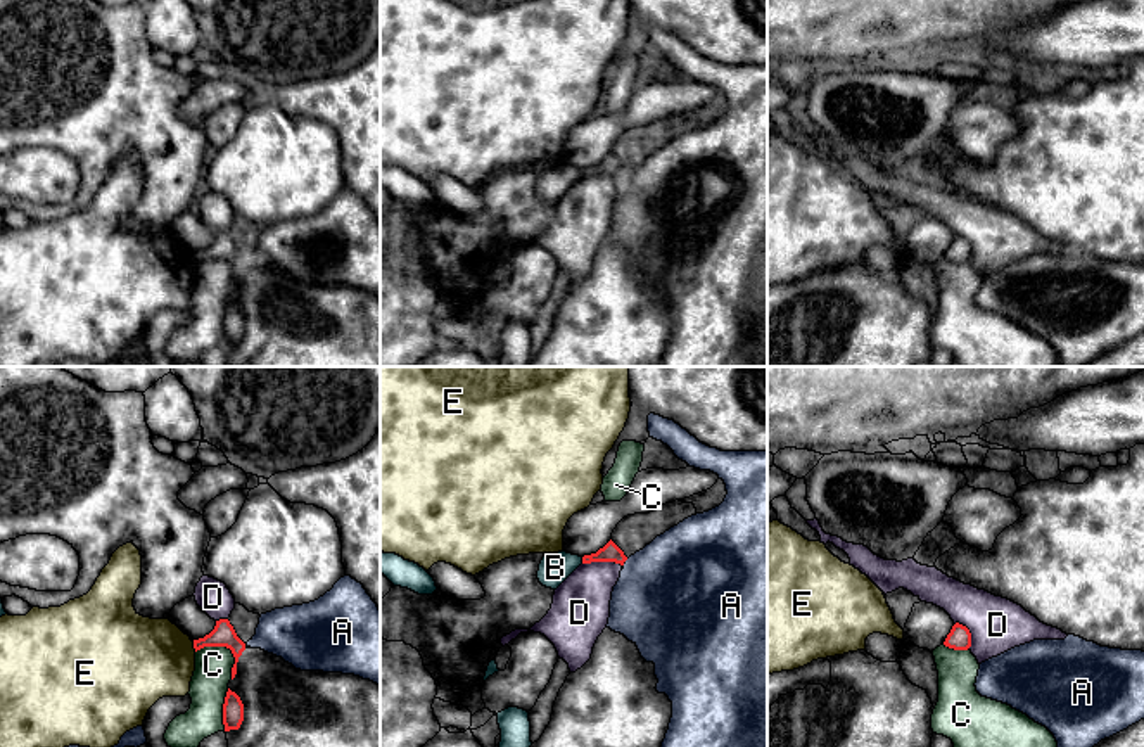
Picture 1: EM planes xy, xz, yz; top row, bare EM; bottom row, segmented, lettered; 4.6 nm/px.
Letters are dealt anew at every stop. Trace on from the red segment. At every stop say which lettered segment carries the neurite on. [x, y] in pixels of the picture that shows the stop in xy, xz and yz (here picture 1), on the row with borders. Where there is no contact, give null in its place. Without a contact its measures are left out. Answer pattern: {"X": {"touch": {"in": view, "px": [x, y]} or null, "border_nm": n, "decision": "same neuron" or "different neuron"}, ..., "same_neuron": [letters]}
{"A": {"touch": null, "decision": "different neuron"}, "B": {"touch": {"in": "xz", "px": [583, 561]}, "border_nm": 30, "decision": "different neuron"}, "C": {"touch": {"in": "xy", "px": [227, 647]}, "border_nm": 220, "decision": "different neuron"}, "D": {"touch": {"in": "xz", "px": [602, 561]}, "border_nm": 180, "decision": "different neuron"}, "E": {"touch": {"in": "xy", "px": [194, 647]}, "border_nm": 50, "decision": "different neuron"}, "same_neuron": []}

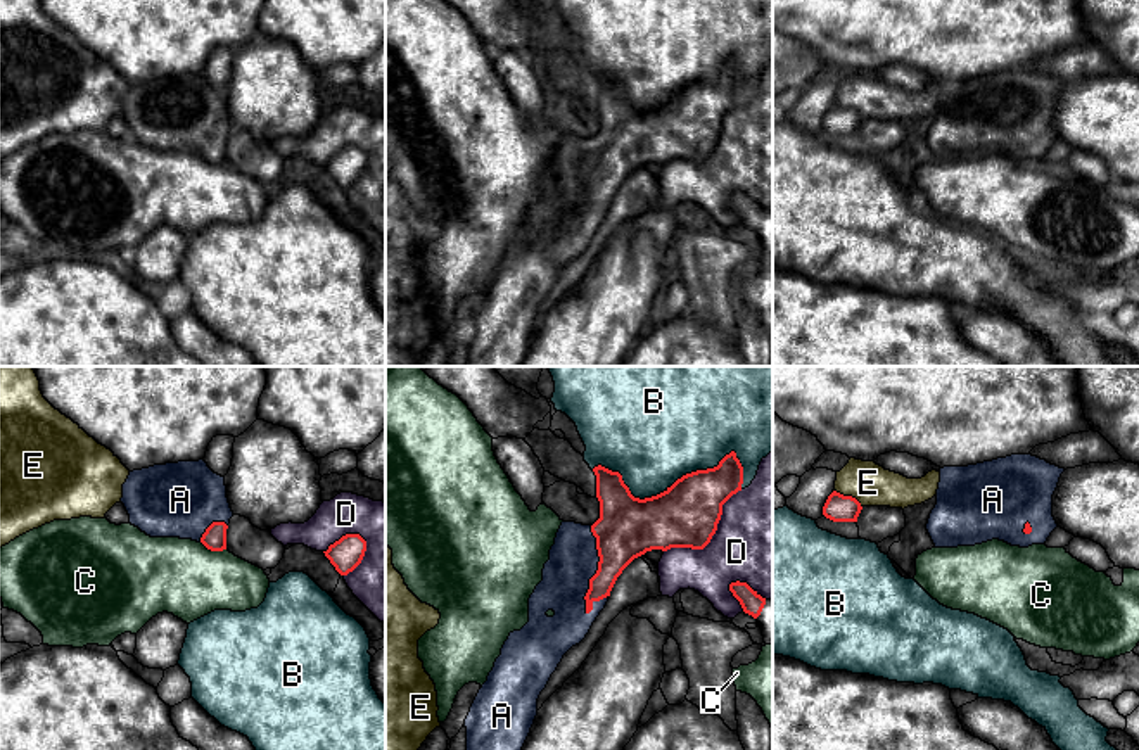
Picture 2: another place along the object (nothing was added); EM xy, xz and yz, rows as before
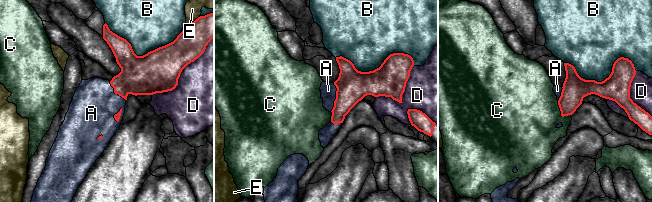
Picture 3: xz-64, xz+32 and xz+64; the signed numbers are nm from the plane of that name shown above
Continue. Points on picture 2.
{"A": {"touch": {"in": "xz", "px": [597, 571]}, "border_nm": 420, "decision": "same neuron"}, "B": {"touch": {"in": "xz", "px": [674, 483]}, "border_nm": 700, "decision": "different neuron"}, "C": {"touch": {"in": "xy", "px": [213, 550]}, "border_nm": 130, "decision": "different neuron"}, "D": {"touch": {"in": "xz", "px": [712, 534]}, "border_nm": 460, "decision": "different neuron"}, "E": {"touch": {"in": "yz", "px": [849, 496]}, "border_nm": 160, "decision": "different neuron"}, "same_neuron": ["A"]}

